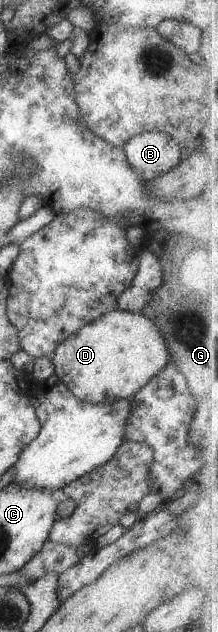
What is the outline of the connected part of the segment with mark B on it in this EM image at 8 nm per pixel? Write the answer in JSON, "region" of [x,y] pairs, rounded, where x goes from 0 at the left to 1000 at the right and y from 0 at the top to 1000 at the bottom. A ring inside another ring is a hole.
{"region":[[[697,207],[592,218],[564,236],[596,263],[665,280],[807,266],[853,244],[784,215]]]}

